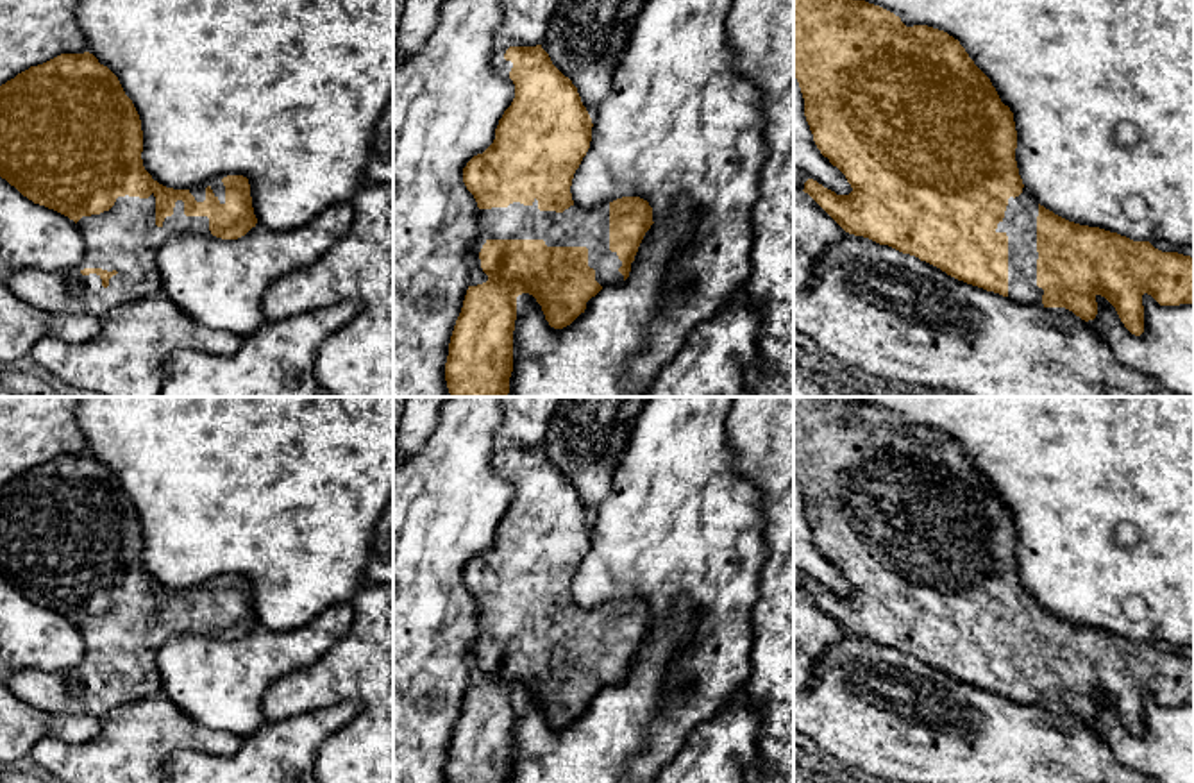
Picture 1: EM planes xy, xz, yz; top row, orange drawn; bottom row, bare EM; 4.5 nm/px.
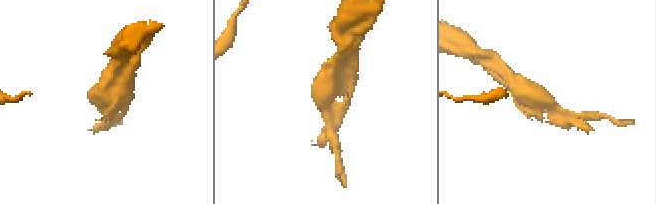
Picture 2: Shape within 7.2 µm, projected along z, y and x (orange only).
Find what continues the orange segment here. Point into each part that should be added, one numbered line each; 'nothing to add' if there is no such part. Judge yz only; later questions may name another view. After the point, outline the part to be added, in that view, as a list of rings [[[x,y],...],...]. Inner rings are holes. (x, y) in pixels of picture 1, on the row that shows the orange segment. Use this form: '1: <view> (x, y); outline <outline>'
1: yz (1019, 222); outline [[[1024,186],[1019,197],[1008,198],[996,229],[1008,236],[1008,299],[1024,306],[1044,306],[1044,290],[1037,286],[1037,216],[1038,200]]]

